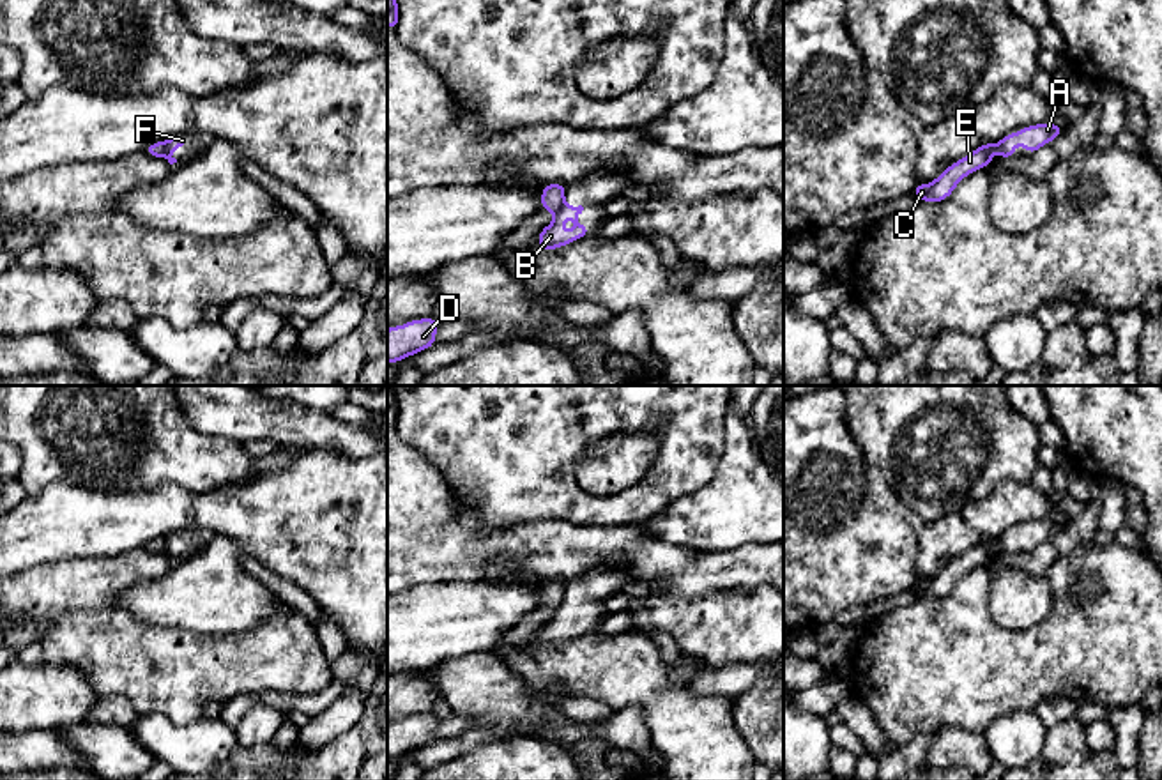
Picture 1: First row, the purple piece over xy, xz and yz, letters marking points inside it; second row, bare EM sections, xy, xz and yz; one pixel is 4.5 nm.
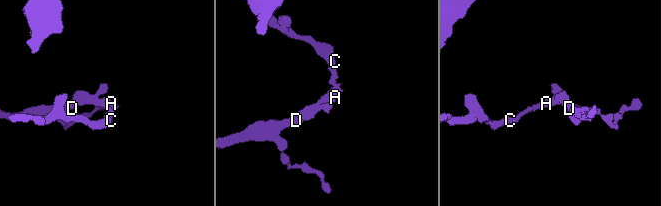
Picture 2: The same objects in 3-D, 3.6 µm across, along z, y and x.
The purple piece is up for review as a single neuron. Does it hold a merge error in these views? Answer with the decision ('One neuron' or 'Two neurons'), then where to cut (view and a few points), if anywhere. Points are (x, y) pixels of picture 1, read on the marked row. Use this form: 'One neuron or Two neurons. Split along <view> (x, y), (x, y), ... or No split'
Two neurons. Split along xy (163, 142), (165, 156)

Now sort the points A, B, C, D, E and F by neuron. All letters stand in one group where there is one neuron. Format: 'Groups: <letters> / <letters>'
Groups: A B D F / C E

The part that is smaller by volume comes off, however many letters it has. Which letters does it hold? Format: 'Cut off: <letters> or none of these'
Cut off: A, B, D, F

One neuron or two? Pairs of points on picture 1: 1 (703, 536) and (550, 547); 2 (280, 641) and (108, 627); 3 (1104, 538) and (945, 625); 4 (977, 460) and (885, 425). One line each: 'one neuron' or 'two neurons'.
1: two neurons
2: one neuron
3: two neurons
4: one neuron

